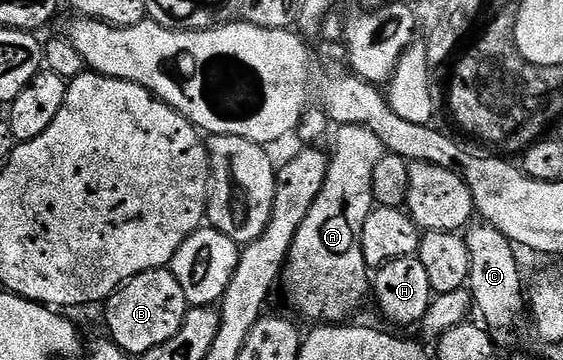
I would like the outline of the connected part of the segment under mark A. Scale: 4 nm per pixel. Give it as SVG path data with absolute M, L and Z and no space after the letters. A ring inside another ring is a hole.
M342 125L341 158L329 157L329 174L323 191L315 199L303 227L293 240L289 259L283 270L283 286L289 301L313 323L345 323L371 293L371 270L363 259L363 223L375 208L371 191L371 175L375 175L375 163L386 153L385 144L364 125Z

